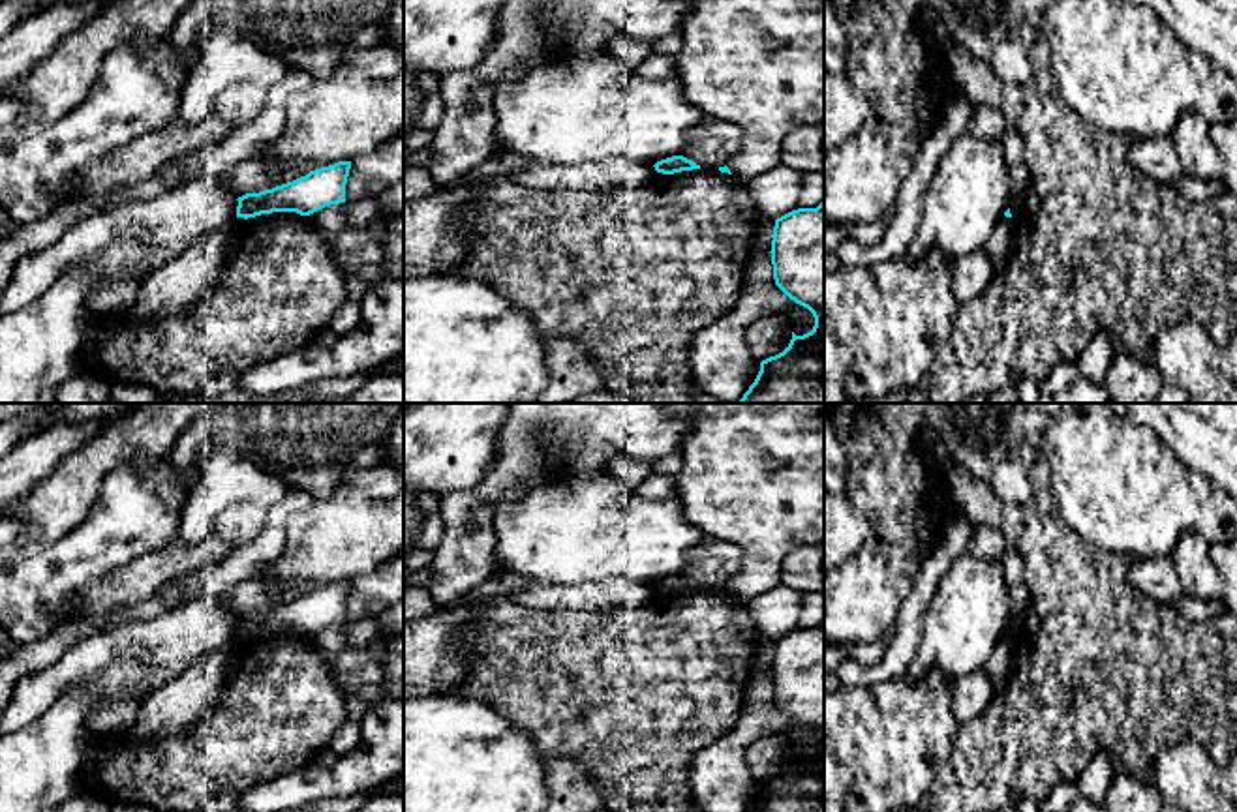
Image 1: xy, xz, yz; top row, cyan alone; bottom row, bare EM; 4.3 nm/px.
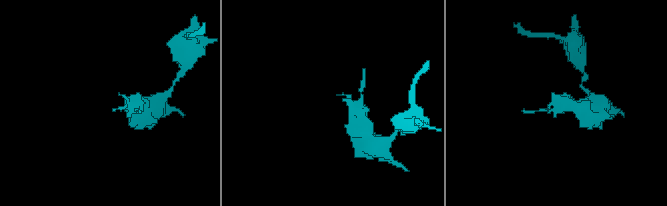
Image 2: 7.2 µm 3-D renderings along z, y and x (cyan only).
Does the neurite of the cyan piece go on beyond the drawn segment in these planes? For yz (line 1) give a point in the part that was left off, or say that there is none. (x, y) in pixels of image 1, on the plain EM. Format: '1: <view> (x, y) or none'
1: none

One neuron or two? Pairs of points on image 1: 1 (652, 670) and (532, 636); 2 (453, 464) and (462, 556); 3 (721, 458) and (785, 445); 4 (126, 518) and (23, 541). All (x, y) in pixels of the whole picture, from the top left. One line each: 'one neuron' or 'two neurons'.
1: one neuron
2: two neurons
3: one neuron
4: one neuron

